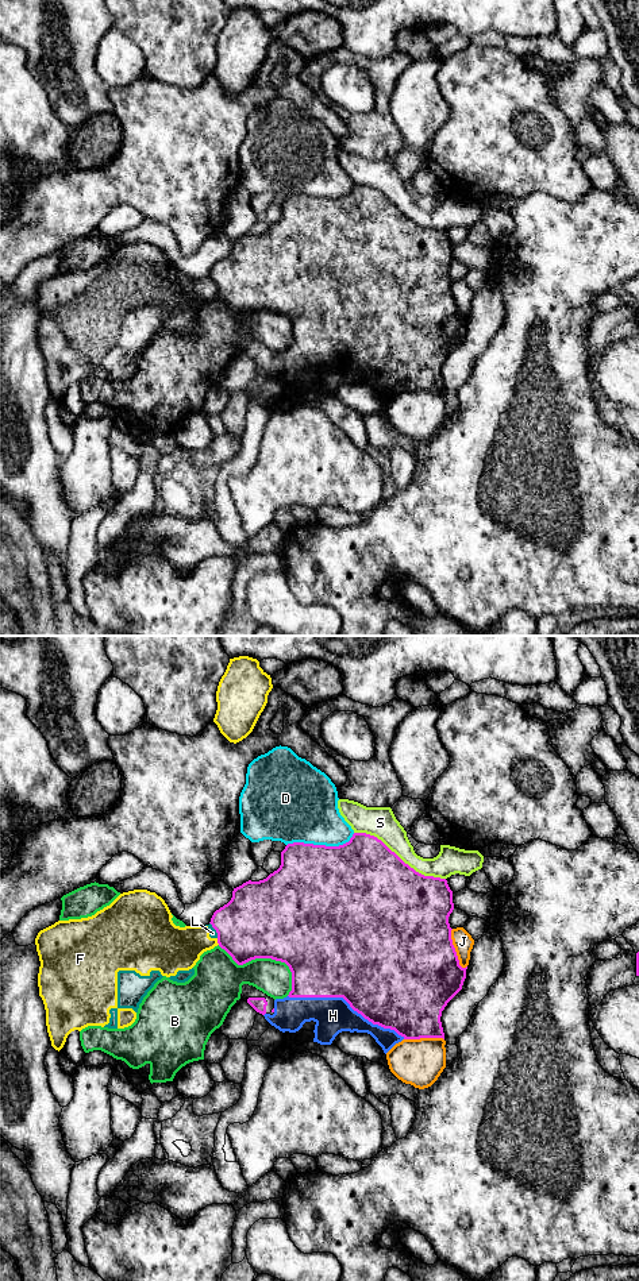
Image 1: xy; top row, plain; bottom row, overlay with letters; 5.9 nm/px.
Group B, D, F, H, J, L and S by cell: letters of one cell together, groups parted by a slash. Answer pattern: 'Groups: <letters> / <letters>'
Groups: B / D / F L / H / J / S

